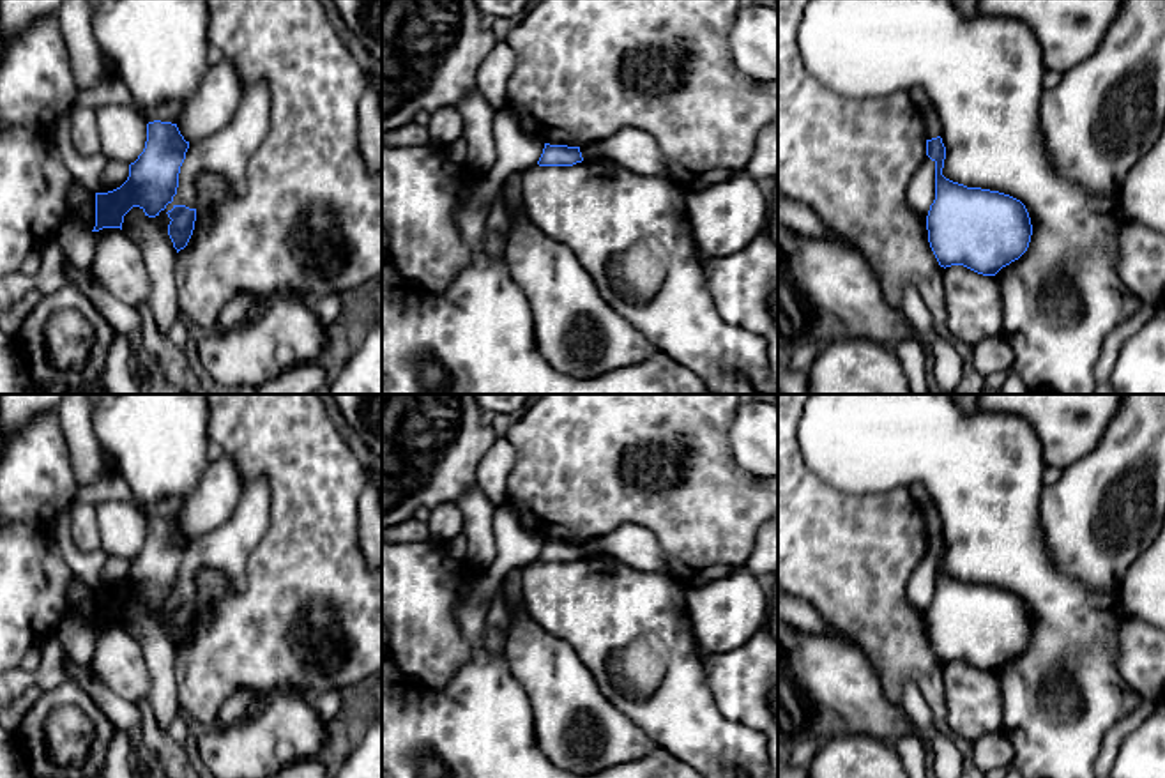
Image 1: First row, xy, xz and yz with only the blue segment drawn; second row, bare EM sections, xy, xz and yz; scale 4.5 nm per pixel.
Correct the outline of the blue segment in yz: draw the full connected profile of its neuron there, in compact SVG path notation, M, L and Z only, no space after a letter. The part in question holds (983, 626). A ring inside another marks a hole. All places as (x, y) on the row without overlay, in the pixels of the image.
M940 532L926 536L926 552L935 559L935 596L926 612L926 626L939 661L963 661L995 672L1018 656L1032 631L1025 601L1009 591L946 575Z

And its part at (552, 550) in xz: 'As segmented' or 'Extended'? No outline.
As segmented

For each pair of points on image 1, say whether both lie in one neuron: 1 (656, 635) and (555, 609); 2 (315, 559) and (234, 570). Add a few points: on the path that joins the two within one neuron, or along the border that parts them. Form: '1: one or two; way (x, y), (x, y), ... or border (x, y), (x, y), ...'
1: one; way (631, 610), (580, 609)
2: two; border (266, 531), (250, 556), (248, 584), (236, 593)

